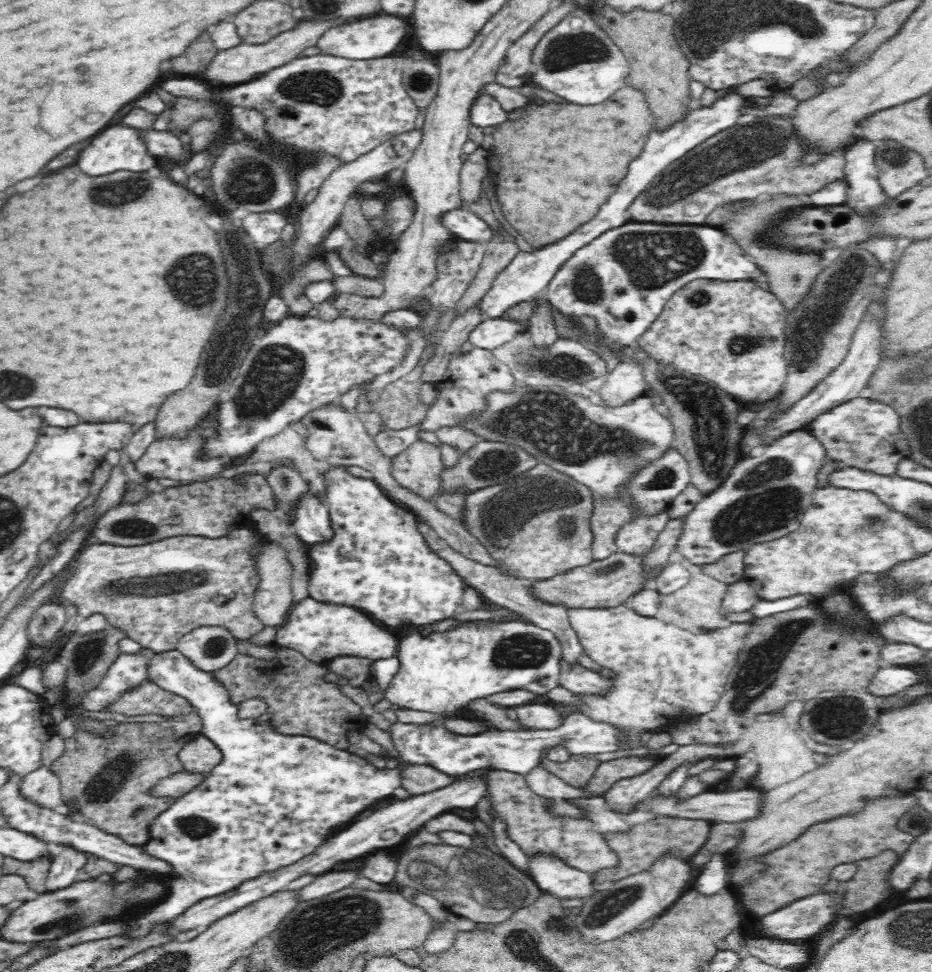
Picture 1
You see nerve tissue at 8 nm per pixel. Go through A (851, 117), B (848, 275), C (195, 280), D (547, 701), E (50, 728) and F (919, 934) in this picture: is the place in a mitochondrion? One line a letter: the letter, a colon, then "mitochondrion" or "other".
A: other
B: mitochondrion
C: mitochondrion
D: other
E: other
F: mitochondrion

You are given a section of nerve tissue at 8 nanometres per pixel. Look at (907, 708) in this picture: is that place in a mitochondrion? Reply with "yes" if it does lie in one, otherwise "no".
no

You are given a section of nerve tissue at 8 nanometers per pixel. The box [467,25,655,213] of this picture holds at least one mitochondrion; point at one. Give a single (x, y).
(566, 51)

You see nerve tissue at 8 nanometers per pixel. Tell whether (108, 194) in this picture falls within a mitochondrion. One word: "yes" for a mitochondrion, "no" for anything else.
yes

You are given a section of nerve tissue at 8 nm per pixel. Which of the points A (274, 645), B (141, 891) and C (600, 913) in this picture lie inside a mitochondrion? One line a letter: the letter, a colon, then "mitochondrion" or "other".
A: other
B: mitochondrion
C: mitochondrion

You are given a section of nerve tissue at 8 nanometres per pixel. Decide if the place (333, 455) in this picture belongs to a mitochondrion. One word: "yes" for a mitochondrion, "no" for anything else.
no

